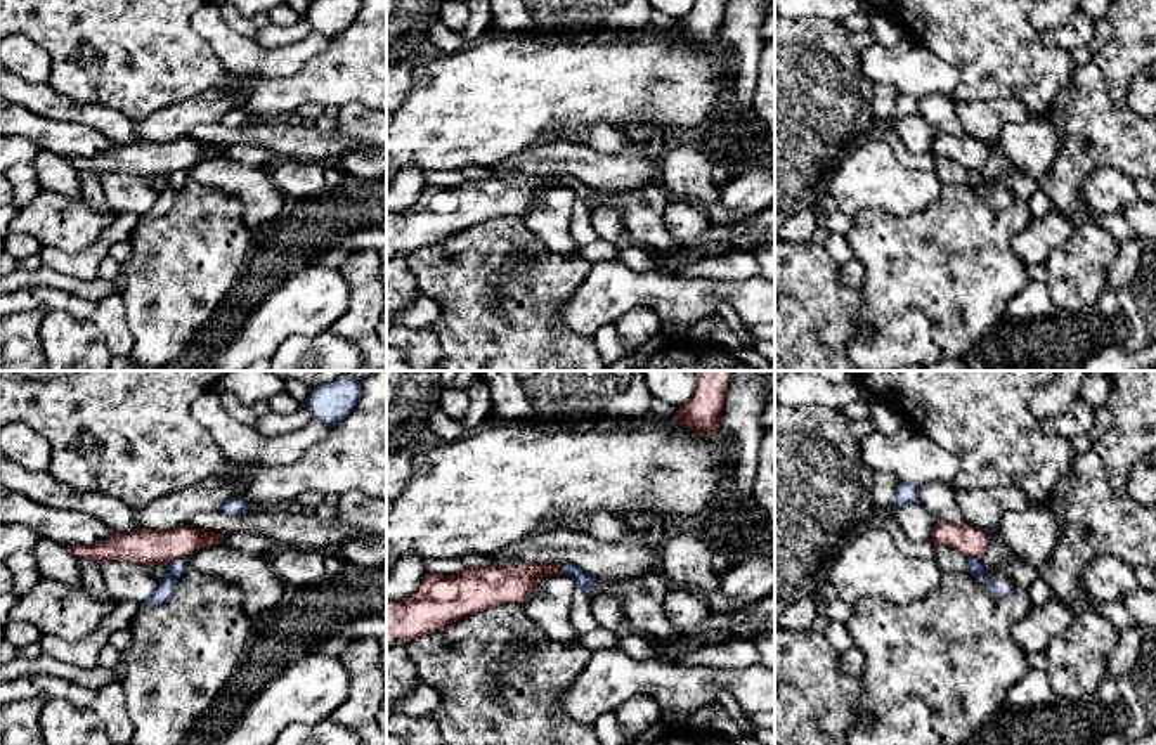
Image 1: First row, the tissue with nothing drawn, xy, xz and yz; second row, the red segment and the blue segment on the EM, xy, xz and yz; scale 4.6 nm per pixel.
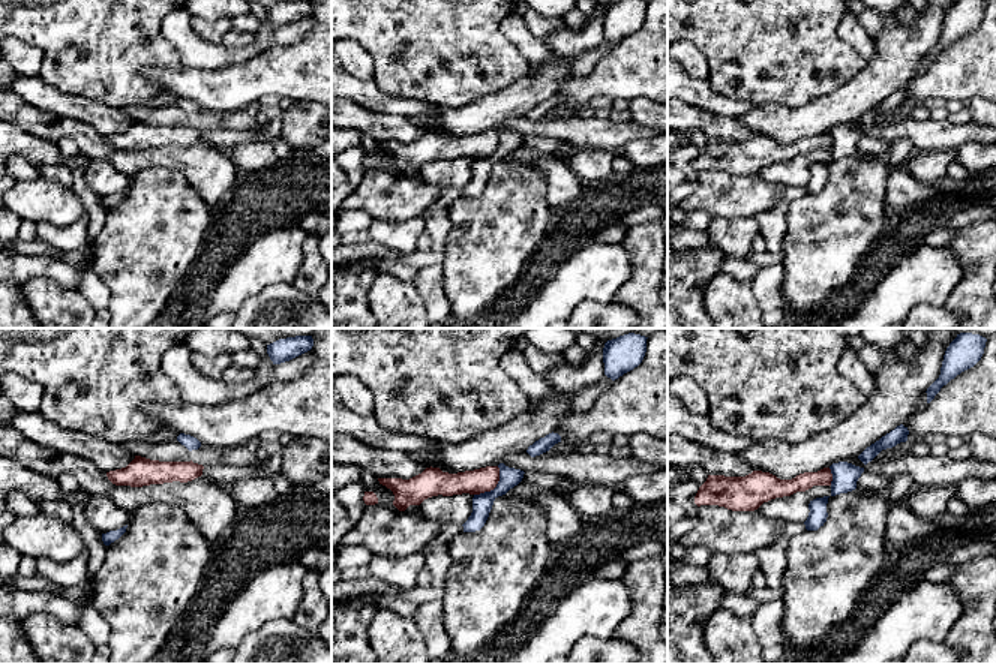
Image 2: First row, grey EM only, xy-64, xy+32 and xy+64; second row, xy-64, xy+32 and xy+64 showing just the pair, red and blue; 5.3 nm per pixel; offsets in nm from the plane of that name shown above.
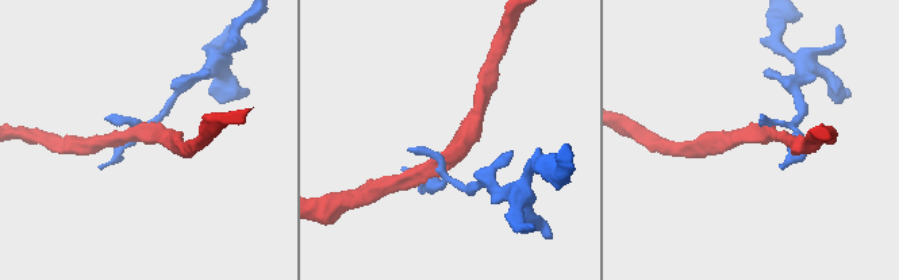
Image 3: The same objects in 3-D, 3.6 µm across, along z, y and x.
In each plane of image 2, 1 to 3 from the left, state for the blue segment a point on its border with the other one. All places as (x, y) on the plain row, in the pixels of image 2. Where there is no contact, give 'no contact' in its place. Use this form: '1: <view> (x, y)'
1: no contact
2: xy+32 (494, 152)
3: xy+64 (831, 141)

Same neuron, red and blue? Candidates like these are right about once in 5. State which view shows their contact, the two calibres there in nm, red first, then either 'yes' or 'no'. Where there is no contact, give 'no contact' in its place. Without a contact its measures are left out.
xy | 160/90 nm | no

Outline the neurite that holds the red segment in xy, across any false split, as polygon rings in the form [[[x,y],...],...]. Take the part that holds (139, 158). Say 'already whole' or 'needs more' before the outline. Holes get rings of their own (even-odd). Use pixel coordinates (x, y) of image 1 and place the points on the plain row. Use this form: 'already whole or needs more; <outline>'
already whole; [[[184,137],[173,142],[113,144],[101,156],[87,159],[73,158],[69,161],[75,172],[94,172],[101,178],[106,173],[151,177],[189,170],[203,158],[224,156],[225,149],[227,147]]]

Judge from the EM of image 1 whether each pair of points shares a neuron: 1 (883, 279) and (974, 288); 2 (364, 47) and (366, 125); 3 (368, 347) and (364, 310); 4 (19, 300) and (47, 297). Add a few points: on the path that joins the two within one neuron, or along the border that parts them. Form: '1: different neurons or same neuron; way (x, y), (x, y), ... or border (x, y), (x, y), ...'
1: same neuron; way (905, 279), (935, 279), (952, 286)
2: different neurons; border (340, 106), (361, 103), (368, 110)
3: same neuron; way (364, 338), (364, 319)
4: same neuron; way (26, 298), (40, 298)

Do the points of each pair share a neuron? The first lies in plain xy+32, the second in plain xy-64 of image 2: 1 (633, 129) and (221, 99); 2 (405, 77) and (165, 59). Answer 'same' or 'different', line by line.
1: different
2: same

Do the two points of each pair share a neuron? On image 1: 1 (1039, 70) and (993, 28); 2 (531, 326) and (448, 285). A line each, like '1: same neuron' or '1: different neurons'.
1: same neuron
2: same neuron

